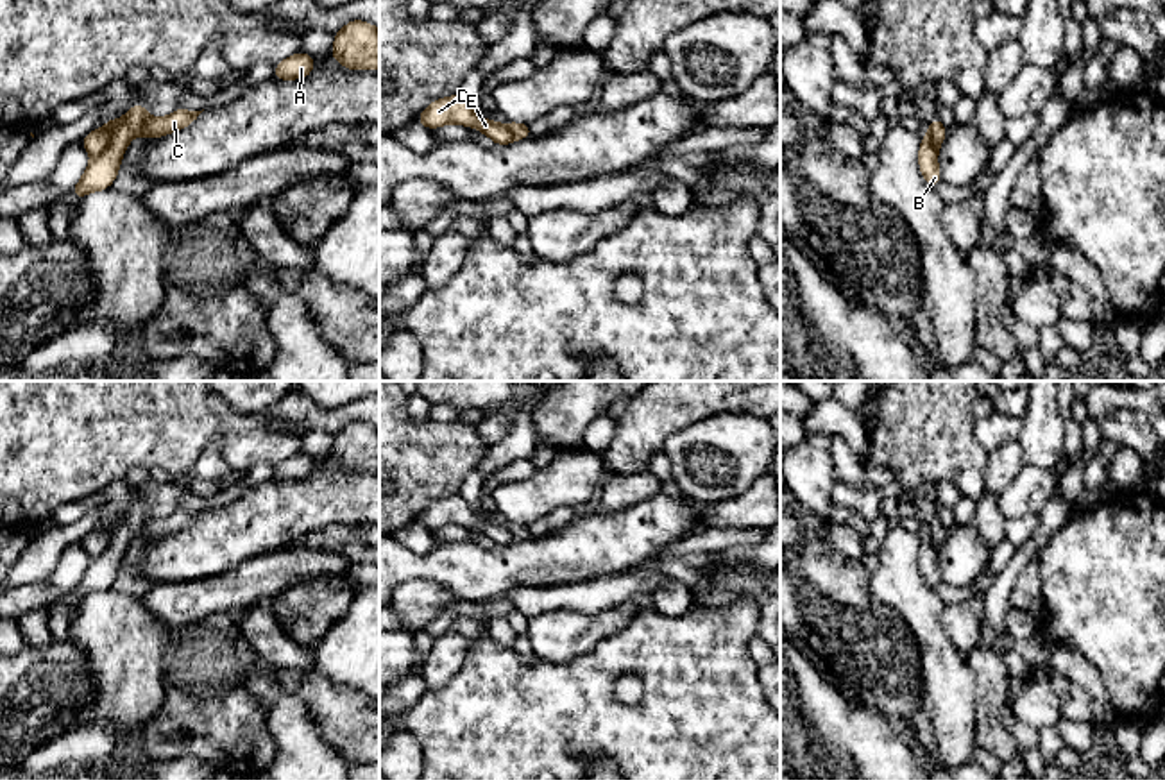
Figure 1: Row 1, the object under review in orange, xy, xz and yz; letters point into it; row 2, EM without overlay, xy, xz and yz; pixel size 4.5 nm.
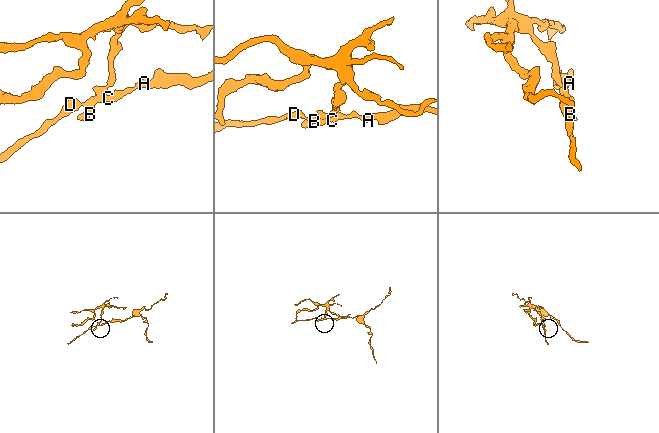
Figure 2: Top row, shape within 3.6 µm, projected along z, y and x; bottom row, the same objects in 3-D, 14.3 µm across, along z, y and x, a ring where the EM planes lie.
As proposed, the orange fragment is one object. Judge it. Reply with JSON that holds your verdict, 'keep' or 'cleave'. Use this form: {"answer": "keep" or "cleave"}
{"answer": "cleave"}

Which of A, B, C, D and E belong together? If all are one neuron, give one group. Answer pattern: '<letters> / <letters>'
A C D E / B

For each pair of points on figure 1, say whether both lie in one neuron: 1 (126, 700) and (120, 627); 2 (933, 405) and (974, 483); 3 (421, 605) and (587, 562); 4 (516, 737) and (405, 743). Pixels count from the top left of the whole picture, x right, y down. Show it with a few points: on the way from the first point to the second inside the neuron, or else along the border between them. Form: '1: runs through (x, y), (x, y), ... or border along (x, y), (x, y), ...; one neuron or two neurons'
1: runs through (126, 682), (124, 644); one neuron
2: runs through (933, 424), (933, 435), (961, 464); one neuron
3: border along (416, 580), (435, 580), (460, 600); two neurons
4: border along (398, 730), (407, 730), (416, 739), (425, 761); two neurons

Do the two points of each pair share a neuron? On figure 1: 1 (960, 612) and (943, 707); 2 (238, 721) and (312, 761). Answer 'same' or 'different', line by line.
1: different
2: different

